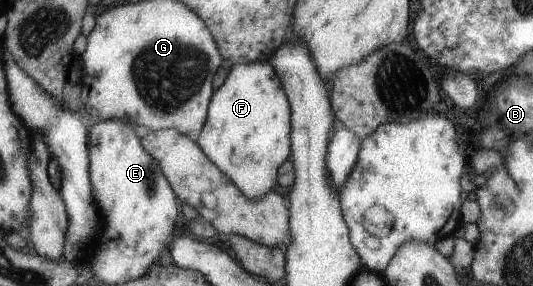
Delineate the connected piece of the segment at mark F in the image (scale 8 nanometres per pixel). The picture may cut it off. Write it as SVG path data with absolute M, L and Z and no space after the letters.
M253 61L252 63L241 63L238 65L233 65L231 67L231 72L227 75L227 78L224 80L224 83L220 88L215 90L215 93L212 94L211 103L207 107L207 121L204 122L203 129L199 131L198 134L193 135L195 142L198 144L200 150L203 151L203 154L223 172L224 175L227 175L230 178L230 181L243 192L247 198L256 199L263 197L265 193L271 192L272 189L278 190L276 185L276 170L278 166L284 162L284 158L291 154L290 152L290 121L291 121L291 106L288 106L288 98L284 96L283 86L279 82L278 76L275 74L274 68L271 64L266 61Z

